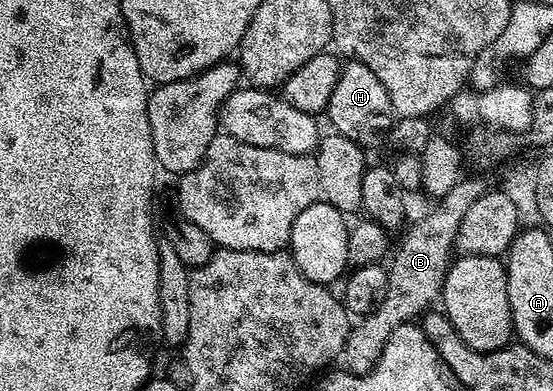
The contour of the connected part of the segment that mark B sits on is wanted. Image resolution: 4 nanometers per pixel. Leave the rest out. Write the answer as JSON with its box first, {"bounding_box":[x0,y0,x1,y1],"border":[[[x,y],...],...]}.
{"bounding_box":[341,177,489,372],"border":[[[471,177],[468,181],[467,178],[460,179],[453,191],[445,191],[445,195],[434,202],[435,209],[429,210],[424,217],[417,218],[411,226],[408,224],[402,230],[403,238],[396,249],[394,246],[389,257],[391,265],[386,266],[385,299],[381,299],[379,306],[362,318],[347,337],[341,354],[341,361],[347,364],[344,365],[346,372],[369,372],[377,363],[377,359],[381,359],[381,351],[385,351],[389,335],[393,335],[397,327],[414,322],[440,300],[443,280],[447,270],[451,268],[461,219],[465,211],[469,211],[469,207],[473,207],[473,203],[477,203],[477,199],[481,199],[481,195],[488,191],[489,185],[483,177]]]}

